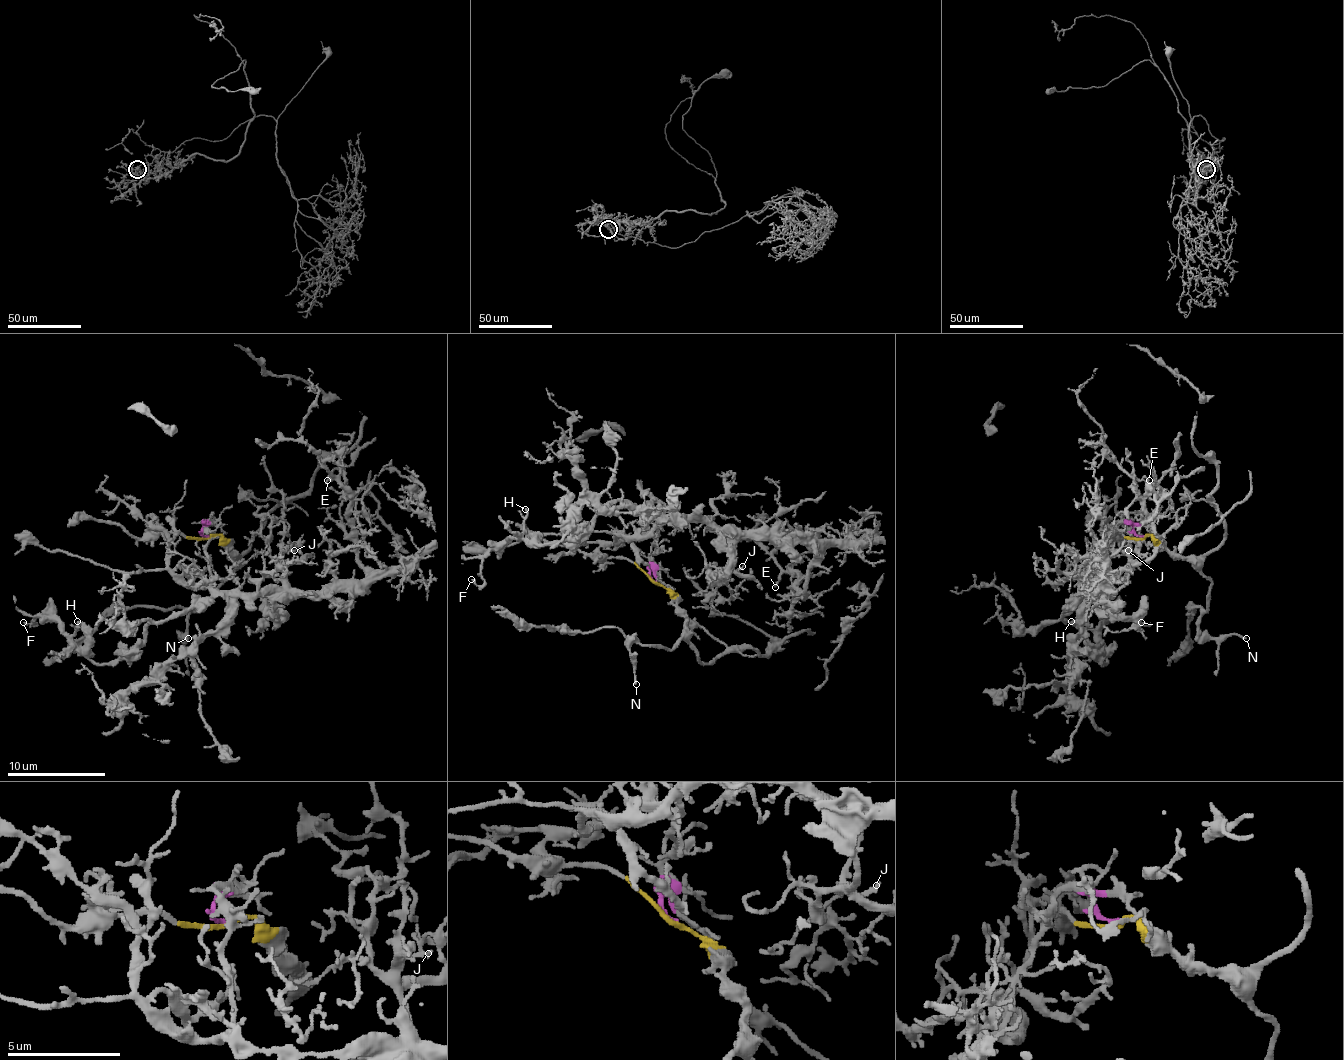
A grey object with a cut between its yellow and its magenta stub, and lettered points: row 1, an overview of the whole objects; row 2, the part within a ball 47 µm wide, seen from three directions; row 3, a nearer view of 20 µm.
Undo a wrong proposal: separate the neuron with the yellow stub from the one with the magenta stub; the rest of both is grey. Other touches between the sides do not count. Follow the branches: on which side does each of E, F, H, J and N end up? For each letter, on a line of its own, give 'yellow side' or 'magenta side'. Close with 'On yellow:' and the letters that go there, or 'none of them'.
E: magenta side
F: magenta side
H: magenta side
J: magenta side
N: yellow side
On yellow: N

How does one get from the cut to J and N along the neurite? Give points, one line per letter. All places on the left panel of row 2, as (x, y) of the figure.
J: (207, 537), (202, 534), (202, 522), (209, 581), (221, 591), (283, 591), (283, 554), (295, 549)
N: (207, 537), (219, 534), (236, 554), (236, 566), (199, 608), (187, 615), (187, 628), (182, 638), (187, 638)

